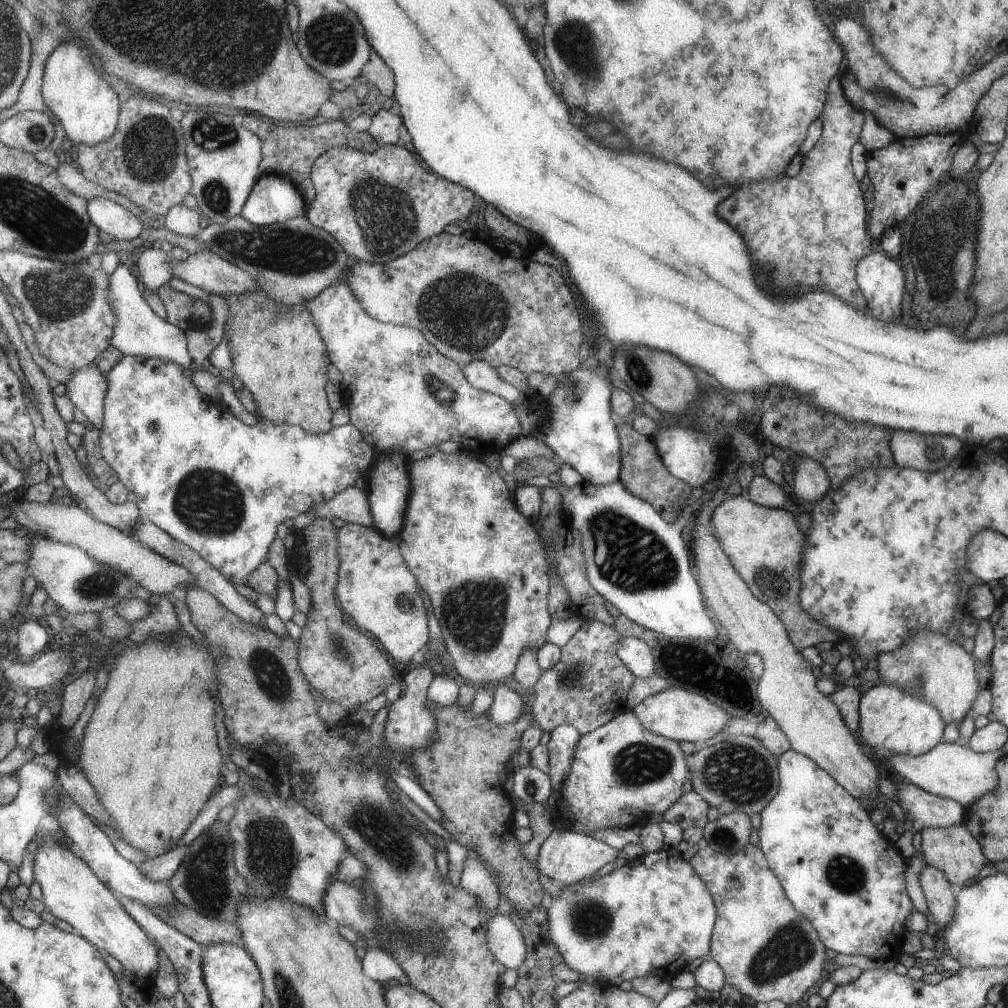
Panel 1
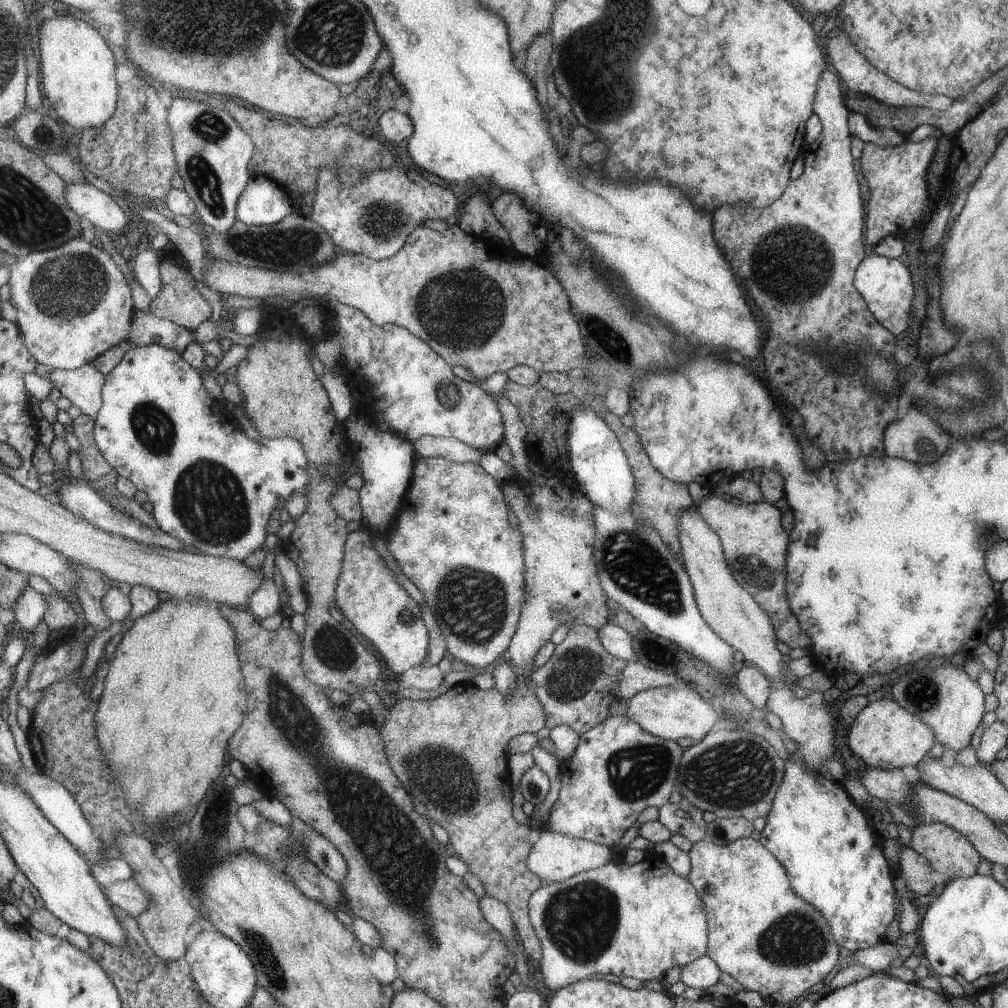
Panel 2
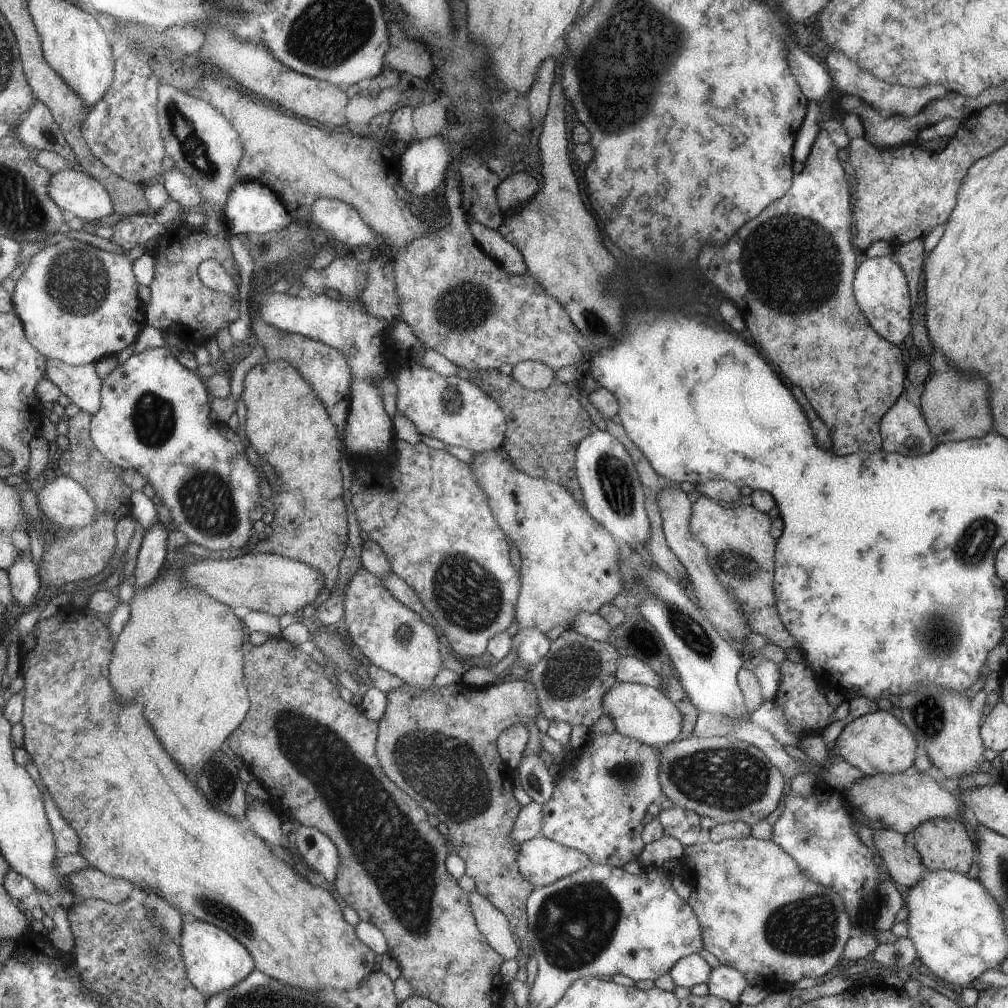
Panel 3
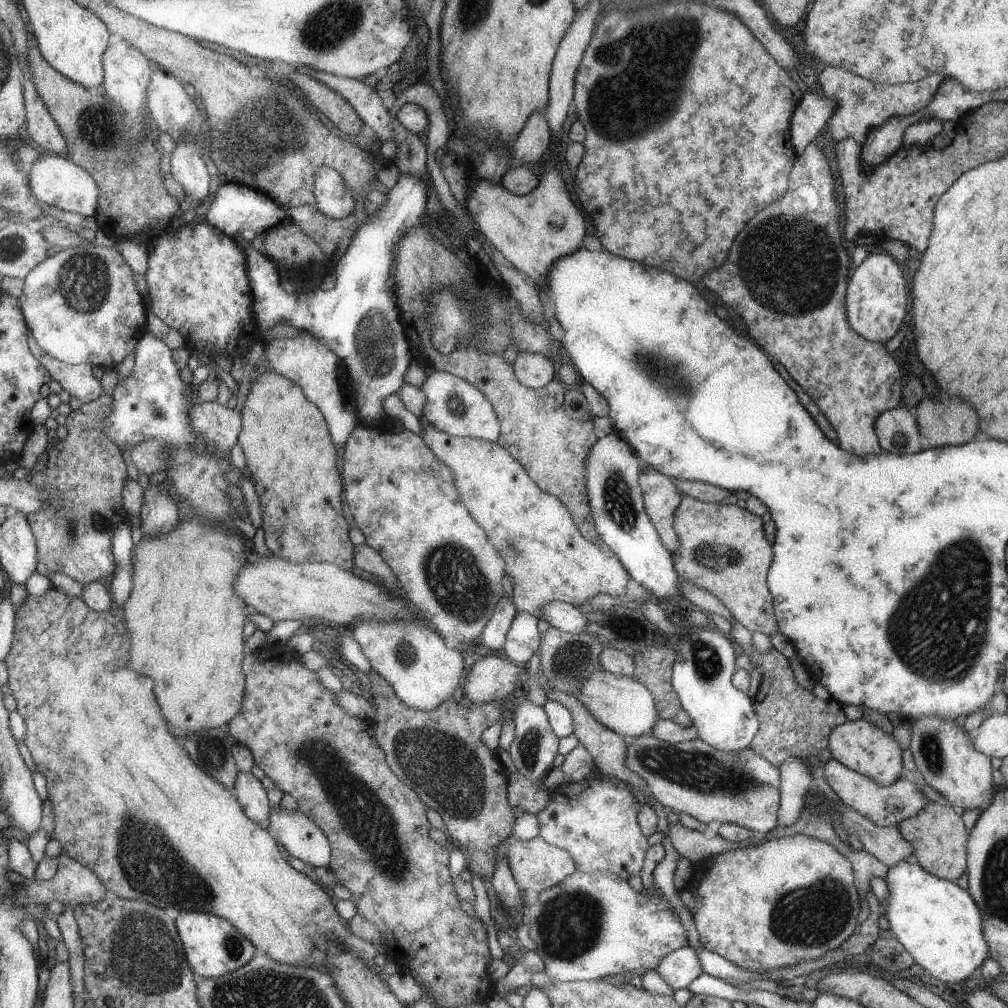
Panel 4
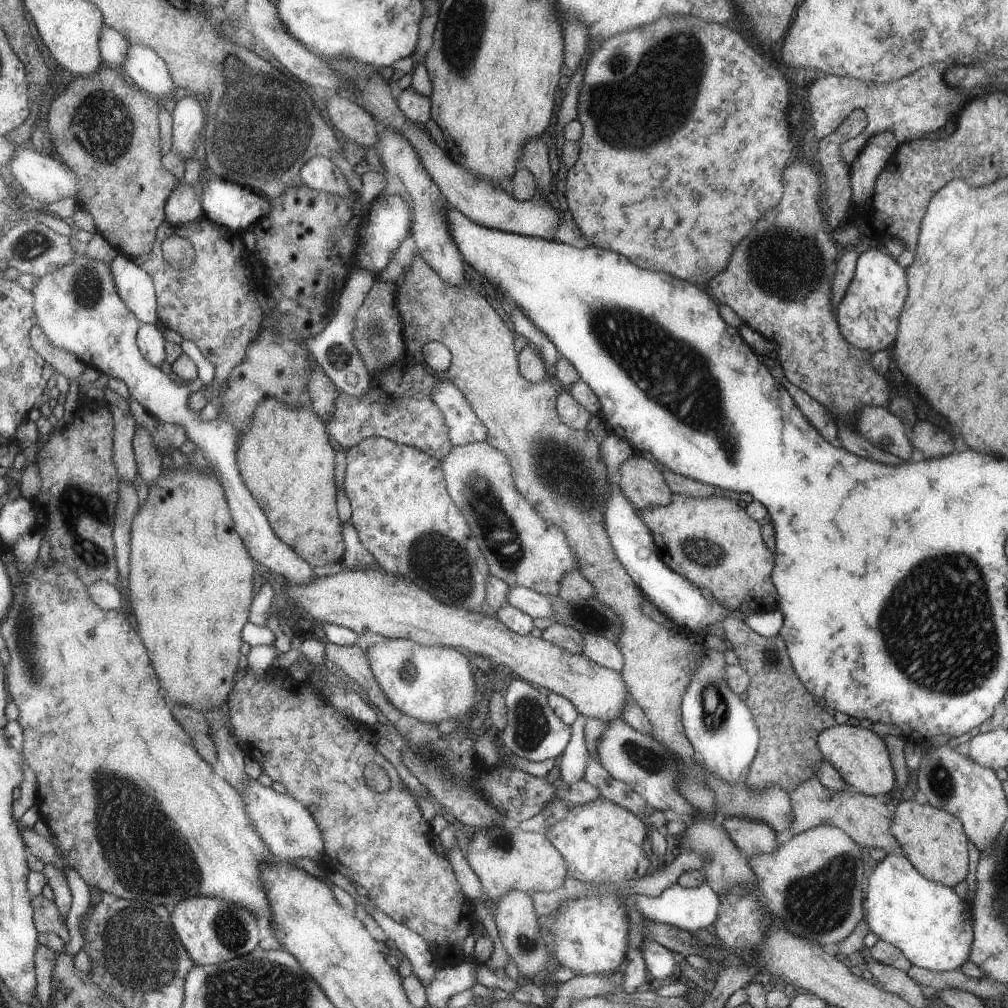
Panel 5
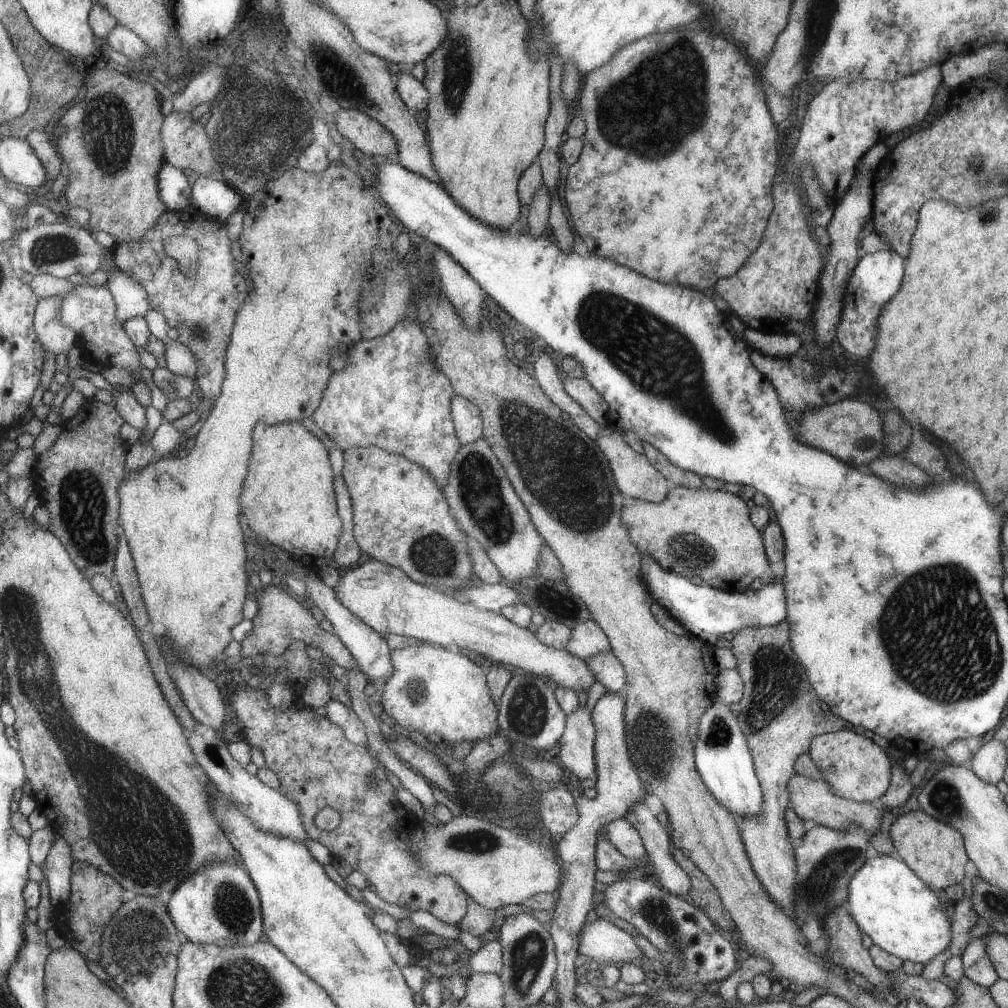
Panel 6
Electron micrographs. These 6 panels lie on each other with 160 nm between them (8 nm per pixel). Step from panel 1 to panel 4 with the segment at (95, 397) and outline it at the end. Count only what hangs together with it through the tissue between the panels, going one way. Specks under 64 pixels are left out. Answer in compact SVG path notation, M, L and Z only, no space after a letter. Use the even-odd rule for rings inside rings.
M32 340L34 355L50 370L52 378L62 384L62 388L82 403L93 402L105 392L101 380L93 376L93 366L74 365L51 356L38 342Z

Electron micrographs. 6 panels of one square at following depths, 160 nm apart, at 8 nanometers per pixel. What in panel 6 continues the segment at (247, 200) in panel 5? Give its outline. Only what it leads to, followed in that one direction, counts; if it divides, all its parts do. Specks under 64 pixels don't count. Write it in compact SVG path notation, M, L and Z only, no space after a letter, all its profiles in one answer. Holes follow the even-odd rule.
M201 175L194 182L192 207L206 216L227 223L244 205L245 196L226 181Z

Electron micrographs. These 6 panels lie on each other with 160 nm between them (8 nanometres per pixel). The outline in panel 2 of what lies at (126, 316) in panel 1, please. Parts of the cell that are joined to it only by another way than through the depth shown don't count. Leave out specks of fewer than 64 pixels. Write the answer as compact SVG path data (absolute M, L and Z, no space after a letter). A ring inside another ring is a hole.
M139 310L135 312L133 330L128 339L133 346L159 345L181 354L193 341L195 334L188 328Z

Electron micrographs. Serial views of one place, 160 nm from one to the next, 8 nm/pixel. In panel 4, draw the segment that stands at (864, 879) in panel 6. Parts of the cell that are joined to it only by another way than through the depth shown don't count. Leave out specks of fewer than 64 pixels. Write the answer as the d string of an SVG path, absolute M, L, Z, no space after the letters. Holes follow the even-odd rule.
M905 859L894 867L889 867L883 878L889 892L884 904L884 917L897 942L905 947L915 964L919 964L927 974L941 982L956 982L969 978L971 972L987 959L989 944L982 934L980 910L971 894L956 883L937 878L923 870L916 862Z

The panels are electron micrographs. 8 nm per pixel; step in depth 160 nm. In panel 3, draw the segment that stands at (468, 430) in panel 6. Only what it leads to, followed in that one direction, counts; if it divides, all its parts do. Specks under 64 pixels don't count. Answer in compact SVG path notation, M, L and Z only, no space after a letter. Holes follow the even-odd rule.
M396 318L390 323L383 356L387 358L387 366L392 366L390 379L397 388L395 410L413 424L420 436L470 450L471 454L500 447L506 432L506 415L498 403L469 380L455 374L442 376L423 368L417 362L417 354L423 350L422 343L405 322Z

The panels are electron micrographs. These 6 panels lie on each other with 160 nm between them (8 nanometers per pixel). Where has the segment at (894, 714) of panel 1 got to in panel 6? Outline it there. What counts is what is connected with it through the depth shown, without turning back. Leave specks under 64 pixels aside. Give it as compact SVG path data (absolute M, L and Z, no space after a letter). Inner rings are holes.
M850 727L836 732L819 734L810 743L809 758L822 771L823 781L831 786L831 792L851 801L876 803L889 785L889 760L885 752L867 740L862 734L855 734Z

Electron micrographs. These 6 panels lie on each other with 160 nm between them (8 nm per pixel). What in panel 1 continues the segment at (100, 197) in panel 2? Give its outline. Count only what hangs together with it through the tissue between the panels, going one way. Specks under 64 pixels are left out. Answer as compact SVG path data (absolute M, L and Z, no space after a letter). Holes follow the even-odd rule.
M105 198L89 202L91 219L101 231L113 236L118 243L136 241L147 228L137 214L125 206Z

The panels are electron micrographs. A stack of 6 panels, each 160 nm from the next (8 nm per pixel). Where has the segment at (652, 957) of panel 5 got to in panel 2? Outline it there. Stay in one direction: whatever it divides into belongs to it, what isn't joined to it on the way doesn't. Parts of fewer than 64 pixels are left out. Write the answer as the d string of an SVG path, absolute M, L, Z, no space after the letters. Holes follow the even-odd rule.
M705 954L681 967L679 981L686 987L705 990L719 981L719 976L721 976L719 967L712 958Z

